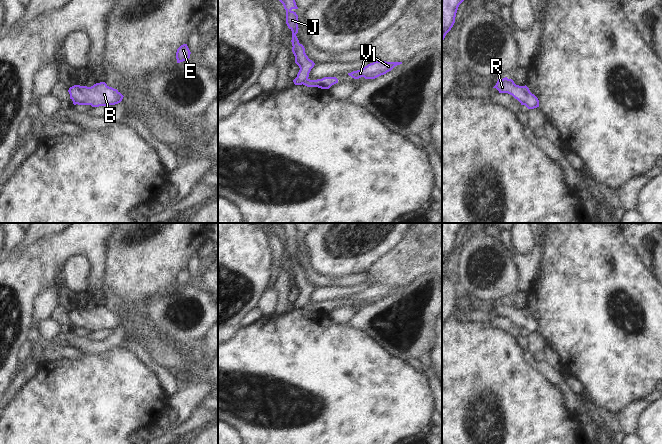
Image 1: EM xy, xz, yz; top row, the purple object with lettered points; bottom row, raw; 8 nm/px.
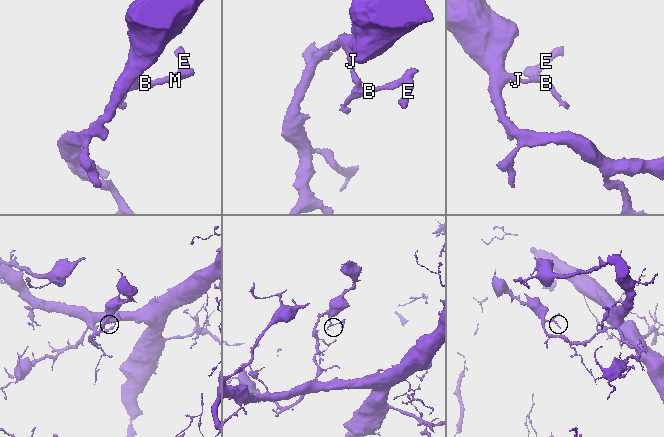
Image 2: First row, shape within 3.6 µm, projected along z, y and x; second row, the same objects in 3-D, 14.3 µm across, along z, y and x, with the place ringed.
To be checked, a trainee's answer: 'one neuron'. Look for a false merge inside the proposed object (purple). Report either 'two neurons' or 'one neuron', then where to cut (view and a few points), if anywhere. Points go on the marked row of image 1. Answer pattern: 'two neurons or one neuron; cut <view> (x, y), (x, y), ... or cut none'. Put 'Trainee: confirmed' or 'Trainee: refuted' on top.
Trainee: confirmed
one neuron; cut none

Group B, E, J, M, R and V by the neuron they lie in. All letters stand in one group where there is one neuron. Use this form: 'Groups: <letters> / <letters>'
Groups: B E J M R V

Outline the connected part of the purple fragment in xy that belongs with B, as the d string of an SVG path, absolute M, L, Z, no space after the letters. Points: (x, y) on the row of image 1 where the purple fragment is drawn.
M105 82L96 83L91 87L74 85L68 92L74 105L92 107L115 105L124 97L117 89L109 87Z

